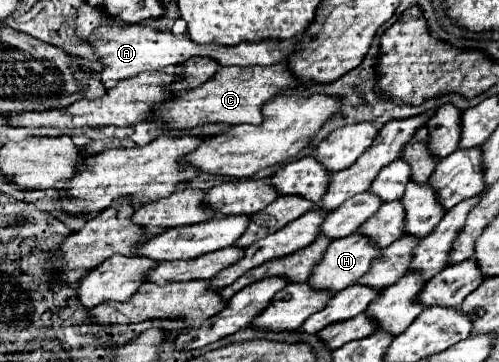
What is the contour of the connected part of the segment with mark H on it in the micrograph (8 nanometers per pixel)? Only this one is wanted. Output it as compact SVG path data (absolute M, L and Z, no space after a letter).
M353 233L349 237L341 237L341 239L335 239L327 251L325 251L325 257L321 259L321 263L317 265L317 269L313 271L313 275L309 277L309 283L317 289L329 289L329 291L341 291L353 283L357 283L373 265L373 261L377 257L381 257L381 247L367 235L361 235L361 233Z

